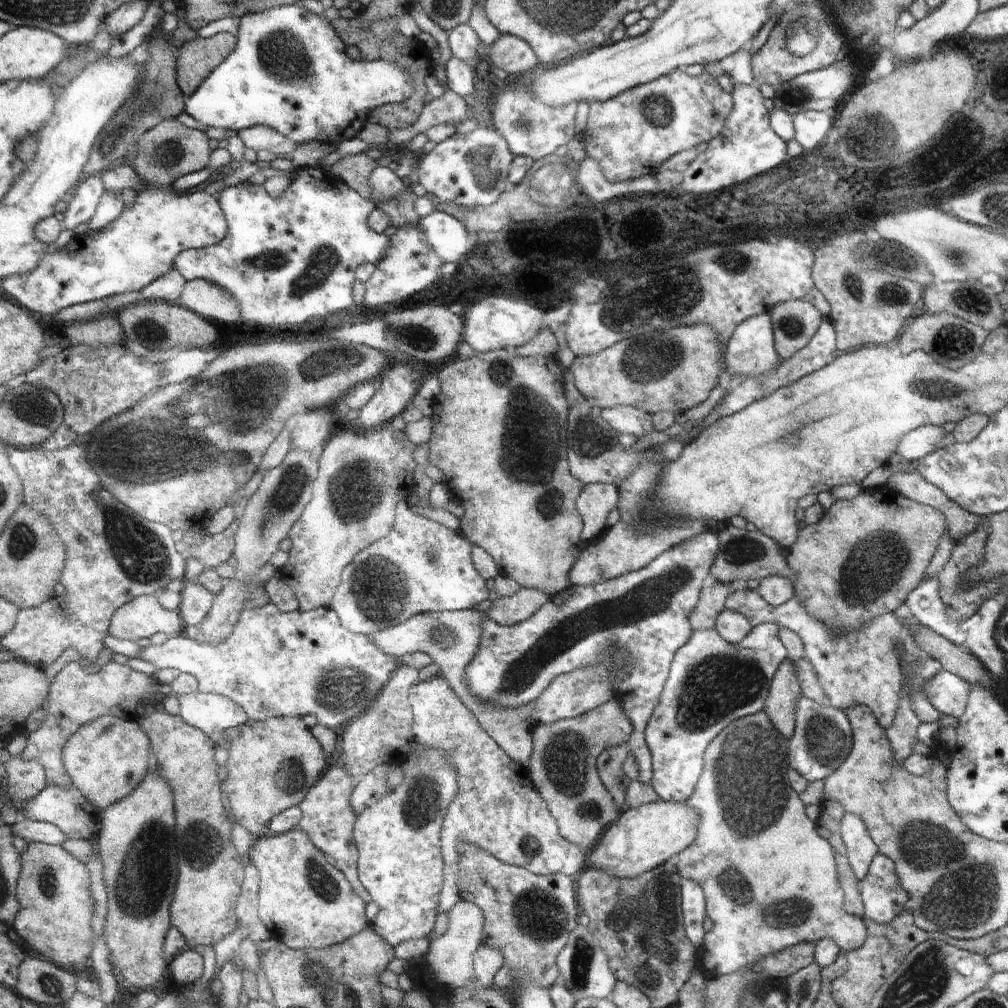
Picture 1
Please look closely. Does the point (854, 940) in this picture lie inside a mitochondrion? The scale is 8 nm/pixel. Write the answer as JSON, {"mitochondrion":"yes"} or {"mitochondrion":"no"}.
{"mitochondrion":"no"}

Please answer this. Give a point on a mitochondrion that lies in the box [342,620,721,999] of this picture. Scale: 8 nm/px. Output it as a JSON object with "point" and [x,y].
{"point":[652,941]}

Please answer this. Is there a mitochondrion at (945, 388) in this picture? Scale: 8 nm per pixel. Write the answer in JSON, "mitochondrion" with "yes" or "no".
{"mitochondrion":"yes"}

